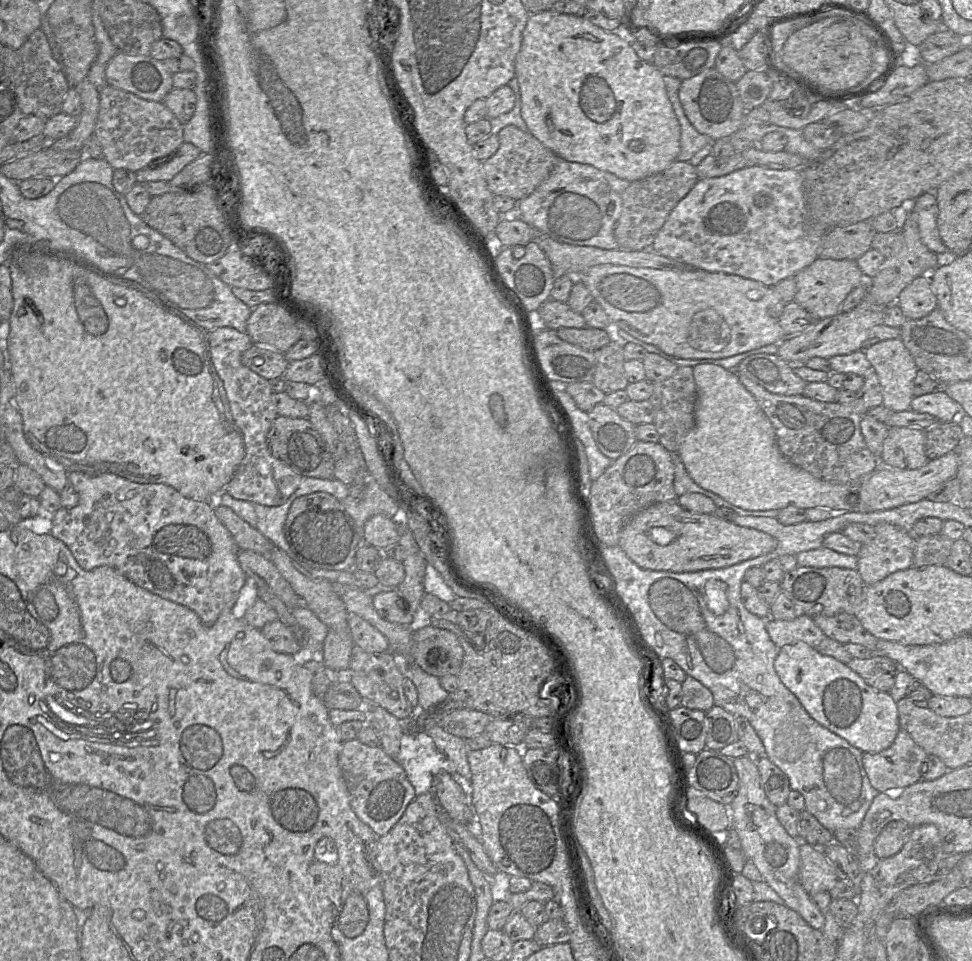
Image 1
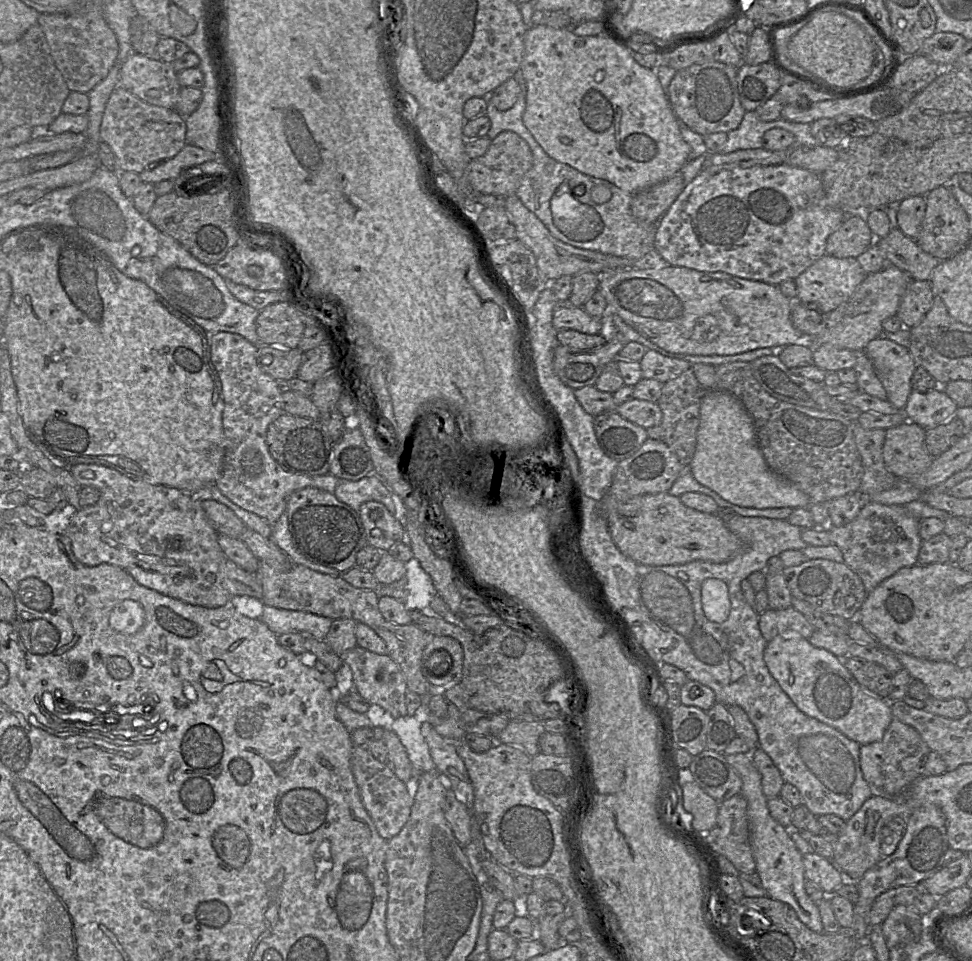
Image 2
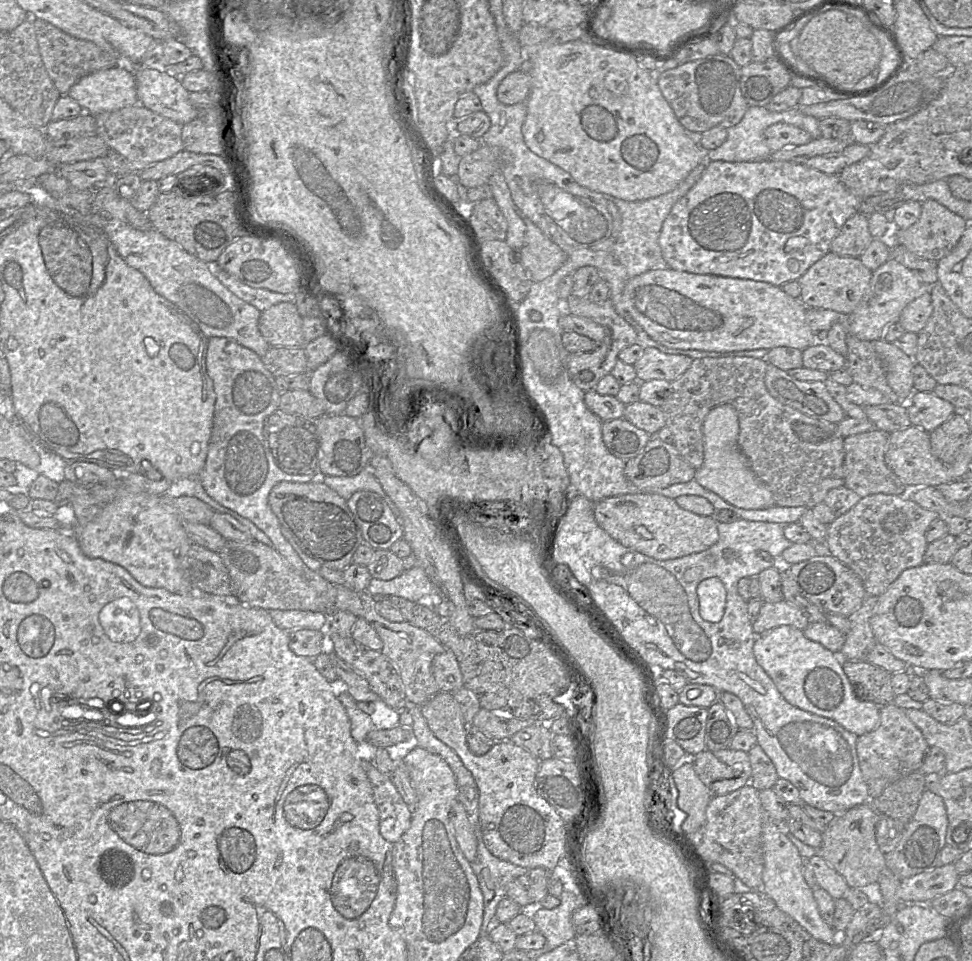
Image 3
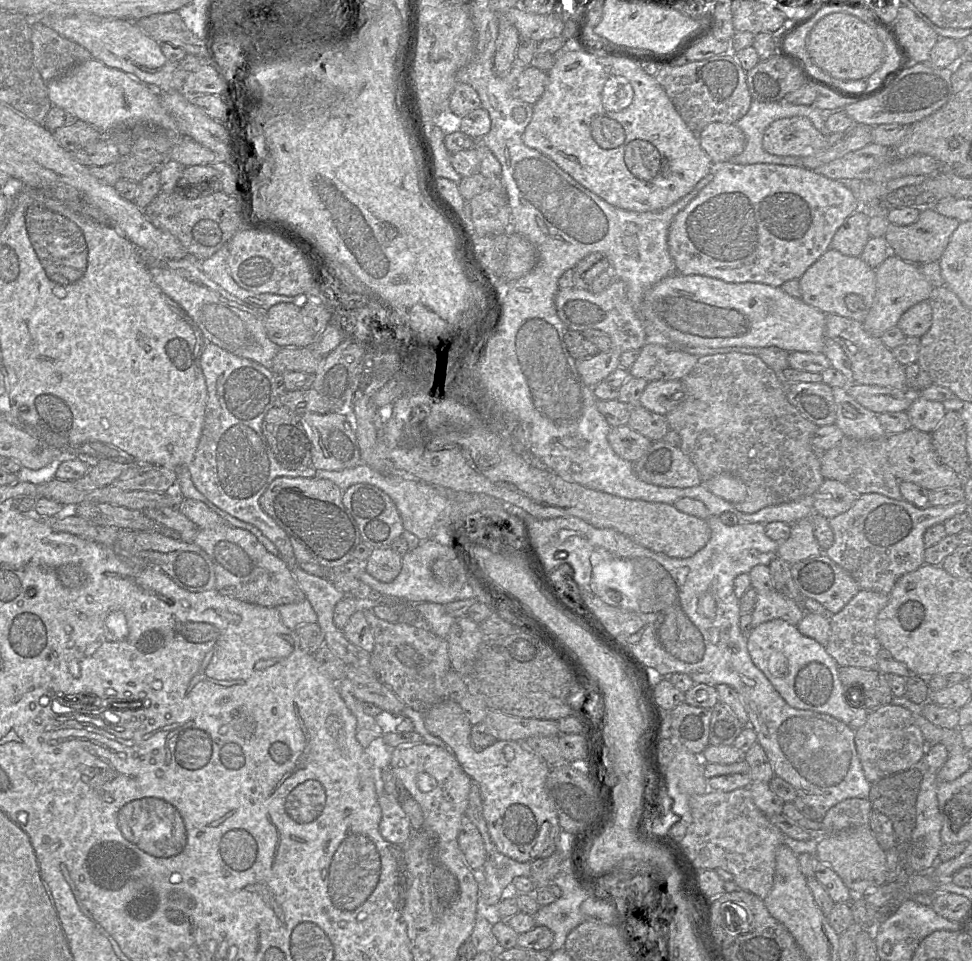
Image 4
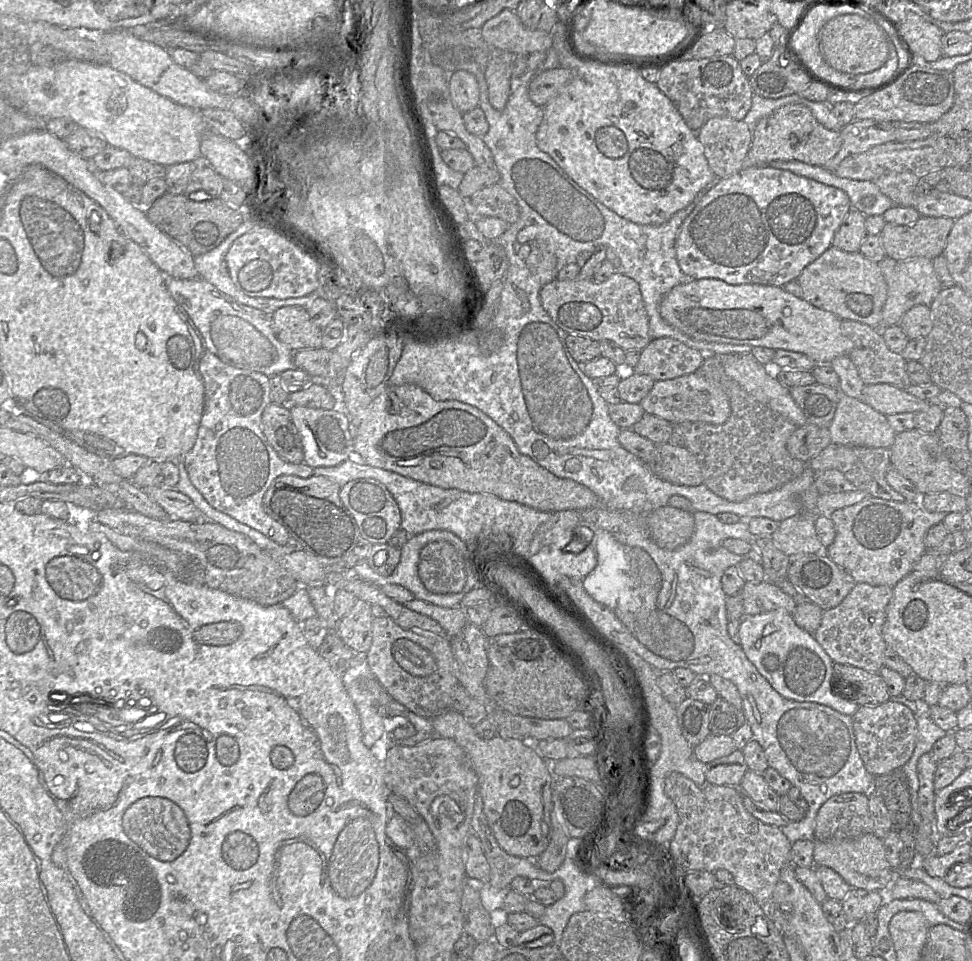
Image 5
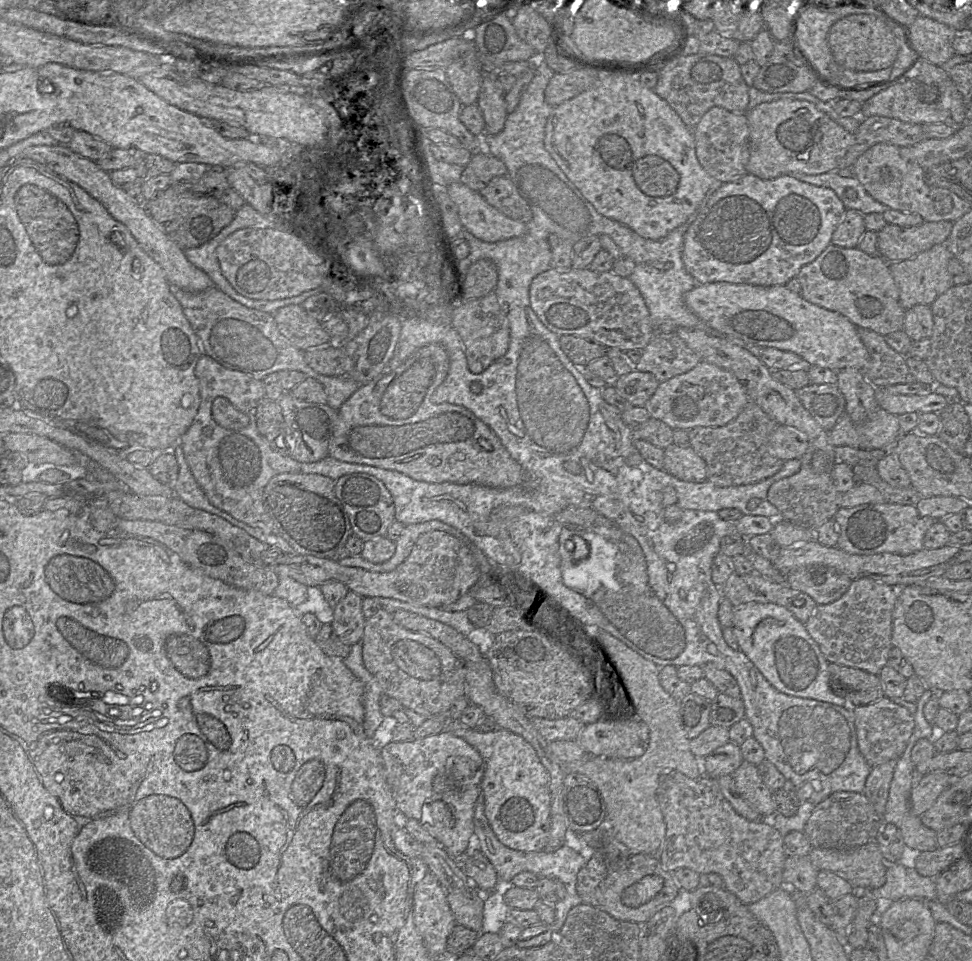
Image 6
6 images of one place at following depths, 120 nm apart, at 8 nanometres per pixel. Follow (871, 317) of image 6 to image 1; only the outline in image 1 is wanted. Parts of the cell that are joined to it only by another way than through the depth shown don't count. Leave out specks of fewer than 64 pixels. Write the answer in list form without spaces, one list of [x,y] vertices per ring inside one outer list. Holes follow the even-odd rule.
[[[817,258],[793,278],[797,291],[794,301],[809,312],[816,320],[822,320],[840,313],[847,295],[858,285],[867,282],[856,260],[833,260]]]

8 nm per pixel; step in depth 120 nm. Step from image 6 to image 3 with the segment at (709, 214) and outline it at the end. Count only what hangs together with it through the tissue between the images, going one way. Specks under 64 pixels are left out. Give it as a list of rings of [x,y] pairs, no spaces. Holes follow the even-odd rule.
[[[782,160],[753,162],[706,161],[706,168],[696,184],[672,207],[663,222],[659,245],[663,265],[669,268],[695,274],[714,274],[725,277],[751,279],[782,286],[788,281],[798,280],[815,262],[830,252],[831,243],[848,218],[858,212],[860,199],[841,182],[838,175],[829,175],[805,164]]]

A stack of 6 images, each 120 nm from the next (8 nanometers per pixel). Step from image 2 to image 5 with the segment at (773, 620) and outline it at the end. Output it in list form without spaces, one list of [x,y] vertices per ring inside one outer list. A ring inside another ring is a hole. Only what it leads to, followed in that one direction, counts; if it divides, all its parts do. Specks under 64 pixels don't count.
[[[770,581],[745,582],[740,593],[743,599],[745,616],[772,610],[784,610],[792,615],[797,605],[789,595]]]

